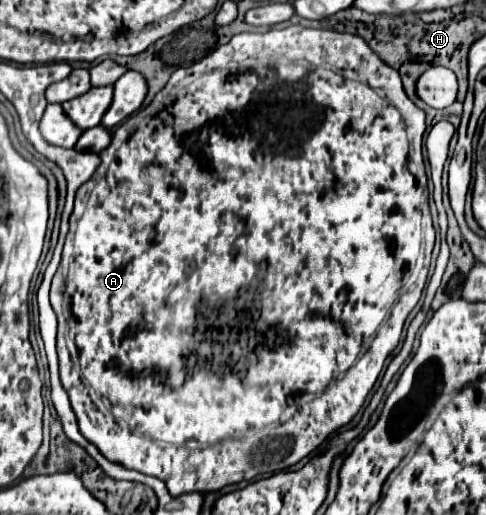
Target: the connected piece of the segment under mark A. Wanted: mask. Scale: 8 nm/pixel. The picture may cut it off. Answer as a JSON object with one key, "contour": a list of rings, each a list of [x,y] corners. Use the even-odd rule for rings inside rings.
{"contour":[[[289,26],[289,28],[269,30],[269,32],[243,32],[243,34],[233,36],[227,44],[215,48],[203,60],[199,60],[191,66],[177,68],[171,74],[167,86],[153,98],[153,102],[145,110],[139,110],[137,114],[133,114],[127,122],[123,122],[113,132],[111,146],[121,146],[121,148],[115,152],[115,158],[113,158],[113,150],[103,150],[101,158],[109,156],[109,160],[113,160],[105,178],[101,178],[95,183],[89,196],[86,195],[86,183],[78,189],[73,212],[69,218],[69,231],[63,247],[60,266],[52,279],[50,303],[58,320],[56,347],[59,368],[61,368],[61,384],[65,386],[65,392],[69,394],[69,400],[71,400],[73,412],[77,416],[81,434],[91,444],[95,444],[97,450],[107,460],[111,460],[119,466],[125,466],[127,470],[137,470],[141,474],[155,476],[155,478],[165,482],[169,494],[181,496],[185,492],[219,492],[221,488],[225,488],[229,484],[239,484],[243,480],[251,482],[259,476],[287,470],[289,466],[293,466],[299,460],[303,460],[305,456],[309,456],[331,432],[349,424],[353,420],[353,416],[361,410],[361,406],[363,406],[367,394],[371,392],[371,388],[375,386],[387,356],[399,344],[403,324],[405,324],[409,312],[419,302],[421,292],[423,292],[423,288],[427,284],[427,278],[429,278],[429,266],[436,232],[433,227],[432,216],[429,214],[429,202],[427,202],[429,192],[427,192],[427,176],[425,176],[422,153],[424,134],[425,112],[421,108],[417,108],[407,98],[407,94],[403,90],[403,84],[401,84],[401,78],[399,78],[399,72],[395,68],[391,68],[389,64],[385,64],[367,46],[367,42],[361,36],[355,36],[355,34],[335,32],[335,30],[315,30],[315,28],[303,28],[303,26]],[[229,302],[233,302],[233,342],[229,342],[229,314],[225,314],[225,310],[229,310]],[[215,308],[217,308],[217,362],[213,362],[213,358],[215,358],[215,348],[213,348],[215,334],[213,332],[215,330],[211,326],[215,322]],[[197,332],[199,332],[199,352],[195,350],[195,334]]]}

